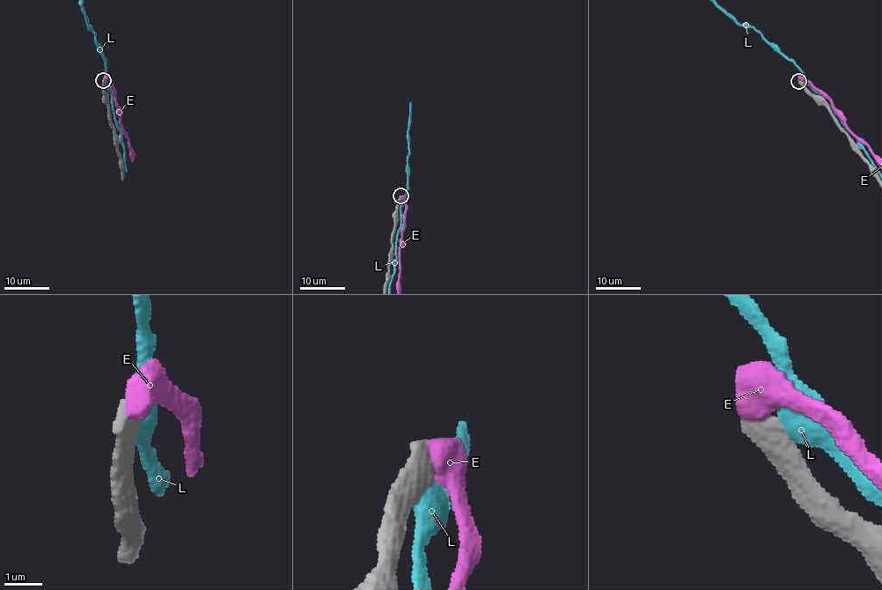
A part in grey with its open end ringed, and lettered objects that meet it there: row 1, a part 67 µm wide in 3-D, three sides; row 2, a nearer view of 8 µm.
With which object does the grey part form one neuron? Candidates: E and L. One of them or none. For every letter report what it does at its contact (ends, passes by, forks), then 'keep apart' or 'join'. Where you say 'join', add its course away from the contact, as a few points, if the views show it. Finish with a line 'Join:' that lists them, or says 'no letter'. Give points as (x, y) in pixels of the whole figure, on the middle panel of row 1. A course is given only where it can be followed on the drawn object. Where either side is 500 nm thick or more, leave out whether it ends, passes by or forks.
E: keep apart
L: keep apart
Join: no letter

